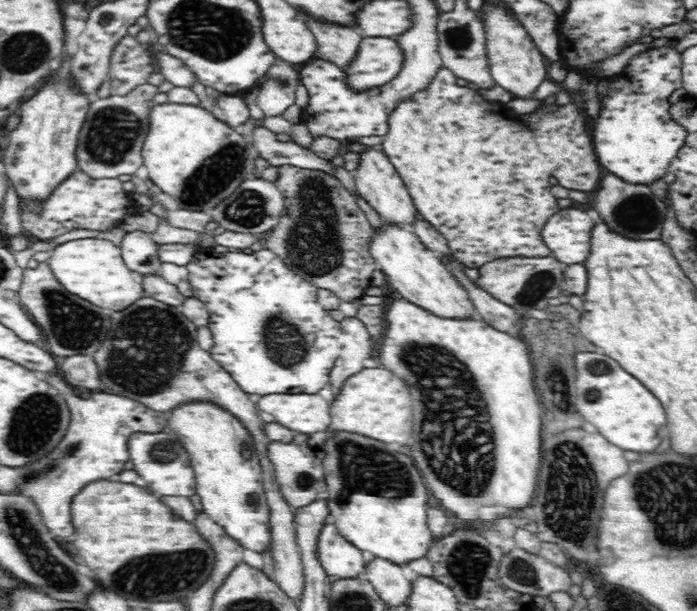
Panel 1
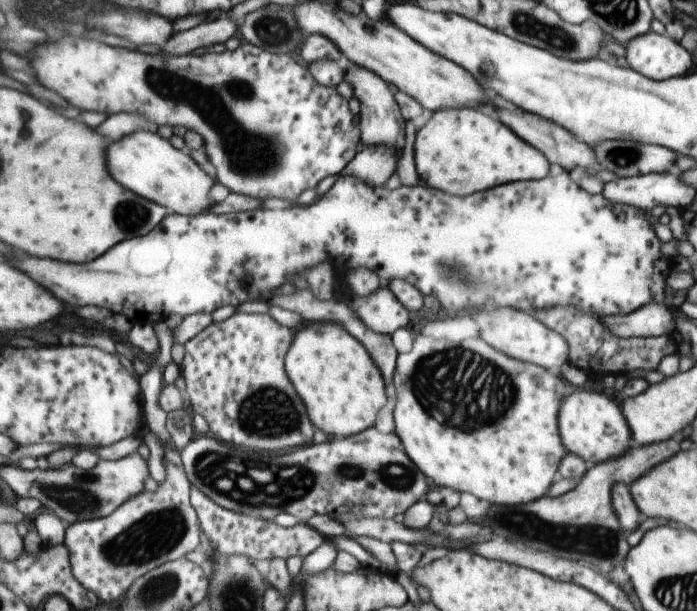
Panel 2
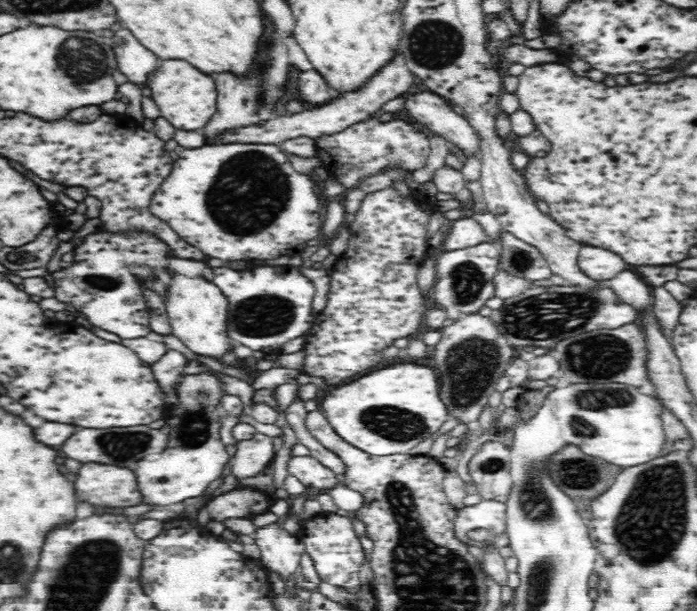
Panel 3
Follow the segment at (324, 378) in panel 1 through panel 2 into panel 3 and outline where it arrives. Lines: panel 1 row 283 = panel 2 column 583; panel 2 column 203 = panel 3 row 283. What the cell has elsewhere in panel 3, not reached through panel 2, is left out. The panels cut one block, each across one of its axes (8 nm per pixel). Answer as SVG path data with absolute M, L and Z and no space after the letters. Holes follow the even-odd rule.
M228 266L213 268L213 283L228 299L227 332L253 351L279 353L282 345L296 336L307 336L315 319L312 301L316 287L294 266L262 266L254 272L236 272Z

